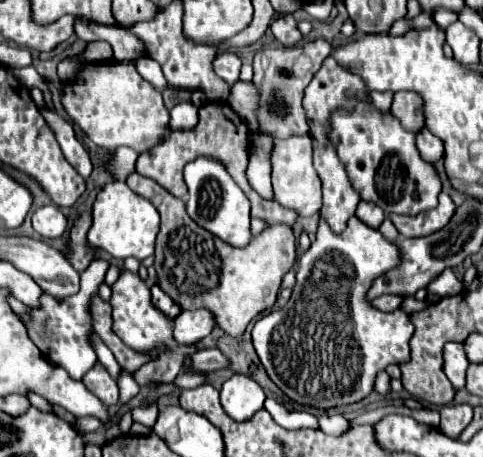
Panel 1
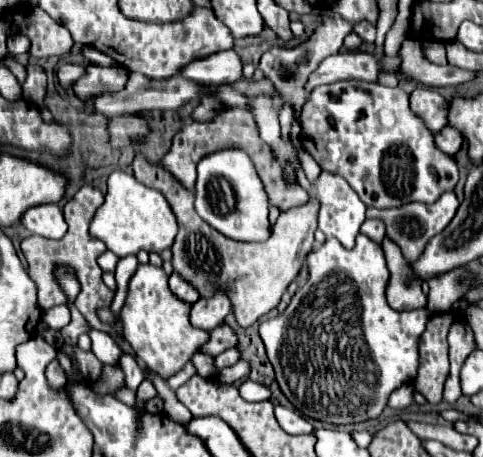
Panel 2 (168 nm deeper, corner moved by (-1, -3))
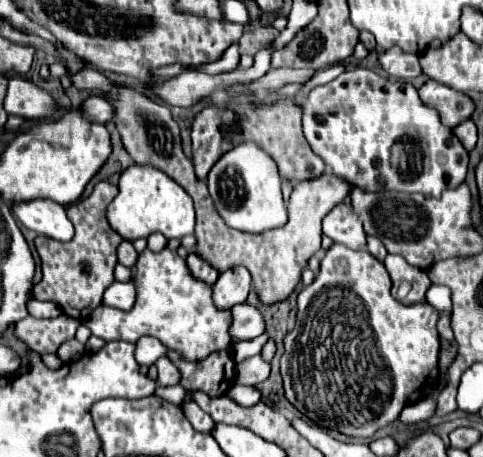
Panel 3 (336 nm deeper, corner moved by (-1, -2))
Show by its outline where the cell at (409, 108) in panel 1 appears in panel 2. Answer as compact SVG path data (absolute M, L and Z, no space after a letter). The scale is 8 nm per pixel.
M415 88L409 96L409 106L431 132L439 132L447 124L447 102L431 88Z

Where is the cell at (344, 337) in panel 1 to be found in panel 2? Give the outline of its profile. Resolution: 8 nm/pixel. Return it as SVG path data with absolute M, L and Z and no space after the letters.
M363 234L357 236L357 244L355 244L353 250L345 250L345 248L341 248L341 244L337 240L327 238L325 244L319 250L313 250L313 252L307 254L307 266L309 266L309 280L307 280L307 284L303 288L299 288L295 292L295 296L293 296L291 304L287 306L287 310L283 314L279 314L277 318L271 318L271 320L265 320L265 322L259 324L259 336L261 336L263 344L265 344L267 358L269 358L271 366L273 366L273 370L275 370L279 388L287 396L287 400L297 410L301 410L305 416L309 416L309 418L317 418L317 420L331 422L331 424L353 424L353 422L363 422L363 420L377 418L383 412L389 394L395 388L399 388L401 384L411 382L415 378L415 374L417 374L417 364L419 364L417 344L419 344L419 336L425 331L426 323L429 320L428 310L421 308L398 312L389 307L385 294L387 287L387 266L385 266L383 250L381 250L381 246L377 242L369 240Z

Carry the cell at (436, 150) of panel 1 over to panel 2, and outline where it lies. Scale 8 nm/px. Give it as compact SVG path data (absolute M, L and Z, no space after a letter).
M445 126L441 132L437 132L437 134L435 134L435 144L437 144L437 148L439 148L441 152L445 152L445 154L449 154L449 156L453 156L453 154L461 148L463 140L461 140L461 136L457 134L457 130L455 130L455 128Z

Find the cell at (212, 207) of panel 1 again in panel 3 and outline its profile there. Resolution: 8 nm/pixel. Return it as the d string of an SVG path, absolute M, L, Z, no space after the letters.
M253 141L241 143L227 151L209 171L207 185L211 197L215 199L217 211L221 213L225 223L229 223L229 227L249 233L261 233L287 223L287 203L281 195L281 177L277 163Z

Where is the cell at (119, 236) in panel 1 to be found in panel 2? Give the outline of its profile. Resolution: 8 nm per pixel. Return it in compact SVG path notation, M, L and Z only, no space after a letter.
M113 172L107 182L105 202L97 210L89 232L93 238L101 240L111 252L123 258L137 254L139 250L147 250L149 254L163 252L165 248L169 248L169 244L173 244L173 236L177 234L177 222L161 192L153 192L151 188L137 184L131 174Z

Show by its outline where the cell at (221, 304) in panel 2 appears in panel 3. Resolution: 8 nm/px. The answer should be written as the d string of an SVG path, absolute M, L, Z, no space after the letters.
M237 265L223 271L213 285L213 301L217 307L235 307L243 303L251 291L251 273L247 267Z

